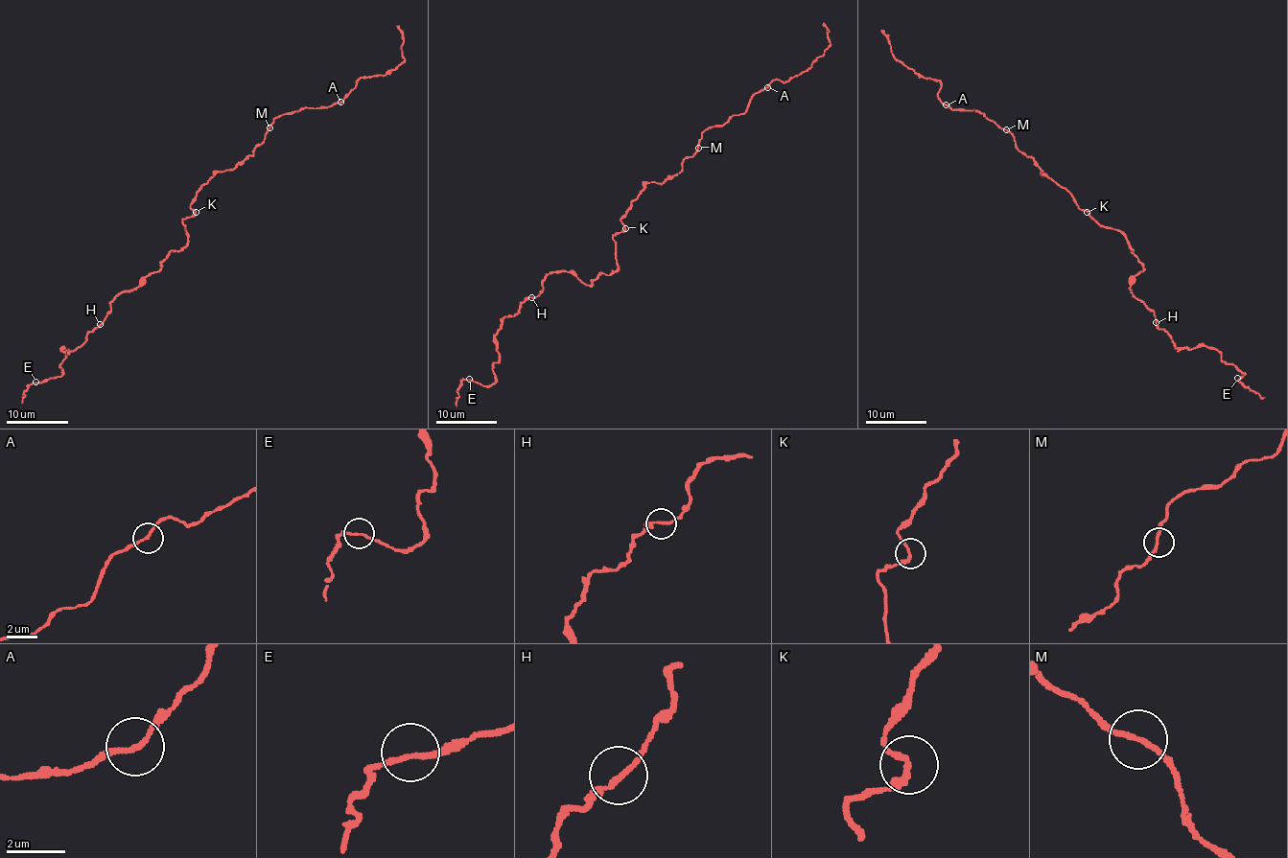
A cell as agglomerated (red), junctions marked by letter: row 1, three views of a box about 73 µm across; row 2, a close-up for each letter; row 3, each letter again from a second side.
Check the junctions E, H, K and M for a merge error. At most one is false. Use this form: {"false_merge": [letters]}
{"false_merge": []}

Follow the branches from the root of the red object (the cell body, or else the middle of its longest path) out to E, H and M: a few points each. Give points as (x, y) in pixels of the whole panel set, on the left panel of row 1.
E: (194, 210), (183, 220), (186, 244), (136, 288), (123, 290), (80, 346), (62, 351), (60, 376), (35, 382)
H: (194, 210), (183, 220), (186, 244), (172, 250), (136, 288), (123, 290), (100, 324)
M: (194, 210), (191, 204), (196, 193), (217, 172), (232, 170), (251, 156), (269, 128)

